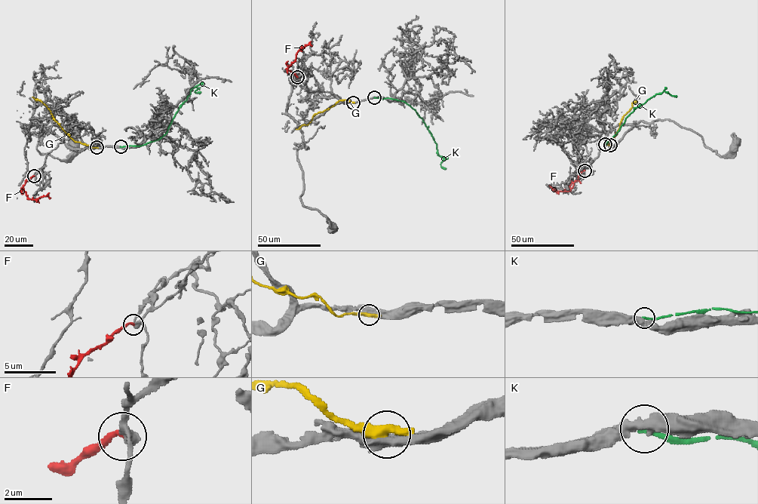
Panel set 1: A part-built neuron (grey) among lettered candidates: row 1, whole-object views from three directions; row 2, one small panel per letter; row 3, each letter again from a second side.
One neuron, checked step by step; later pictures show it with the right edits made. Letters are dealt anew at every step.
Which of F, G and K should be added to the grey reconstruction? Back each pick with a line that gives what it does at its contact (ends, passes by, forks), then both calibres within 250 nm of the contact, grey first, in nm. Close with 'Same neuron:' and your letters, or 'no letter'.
F: It ends there. Thickness 340 nm (grey) against 240 nm
Same neuron: F

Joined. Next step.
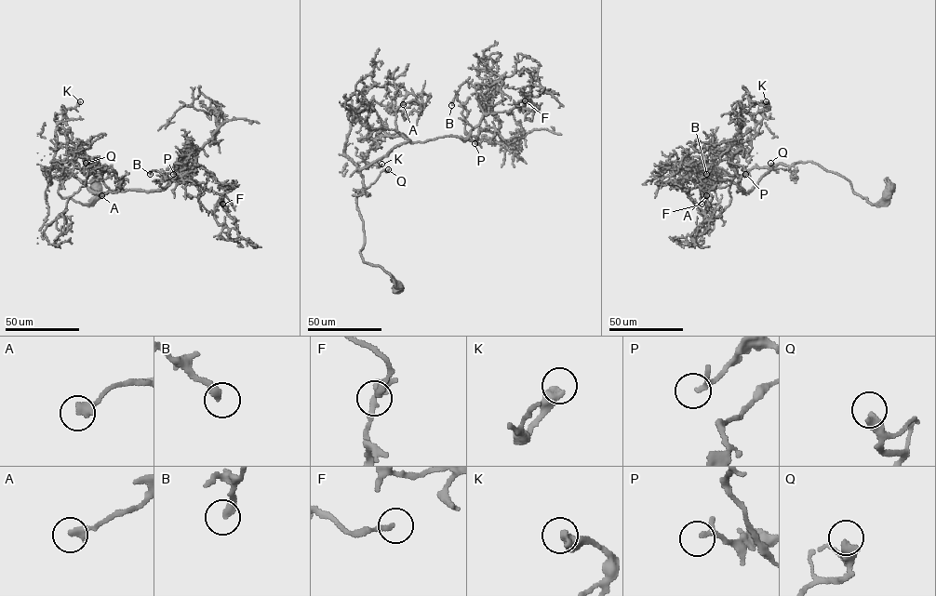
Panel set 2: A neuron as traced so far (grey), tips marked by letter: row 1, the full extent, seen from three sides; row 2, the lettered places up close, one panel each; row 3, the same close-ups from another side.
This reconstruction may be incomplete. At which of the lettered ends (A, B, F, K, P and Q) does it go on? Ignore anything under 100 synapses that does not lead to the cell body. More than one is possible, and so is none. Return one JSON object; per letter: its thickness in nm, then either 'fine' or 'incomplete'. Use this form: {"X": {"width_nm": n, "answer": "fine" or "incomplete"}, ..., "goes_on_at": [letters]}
{"A": {"width_nm": 360, "answer": "fine"}, "B": {"width_nm": 360, "answer": "fine"}, "F": {"width_nm": 200, "answer": "fine"}, "K": {"width_nm": 480, "answer": "fine"}, "P": {"width_nm": 150, "answer": "fine"}, "Q": {"width_nm": 440, "answer": "fine"}, "goes_on_at": []}

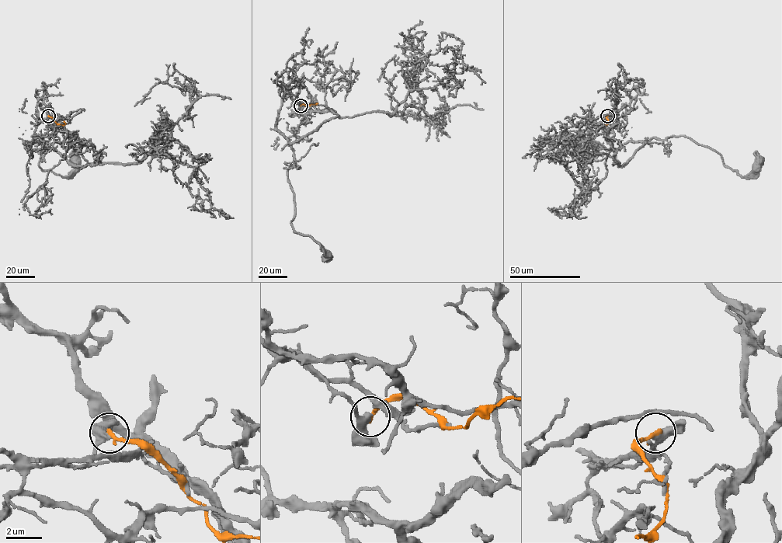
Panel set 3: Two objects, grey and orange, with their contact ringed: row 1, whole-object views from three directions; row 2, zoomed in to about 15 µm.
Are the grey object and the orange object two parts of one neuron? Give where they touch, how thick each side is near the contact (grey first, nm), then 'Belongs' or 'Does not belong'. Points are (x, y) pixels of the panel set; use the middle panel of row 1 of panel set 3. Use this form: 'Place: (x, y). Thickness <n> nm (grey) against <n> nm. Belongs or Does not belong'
Place: (300, 106). Thickness 340 nm (grey) against 240 nm. Does not belong

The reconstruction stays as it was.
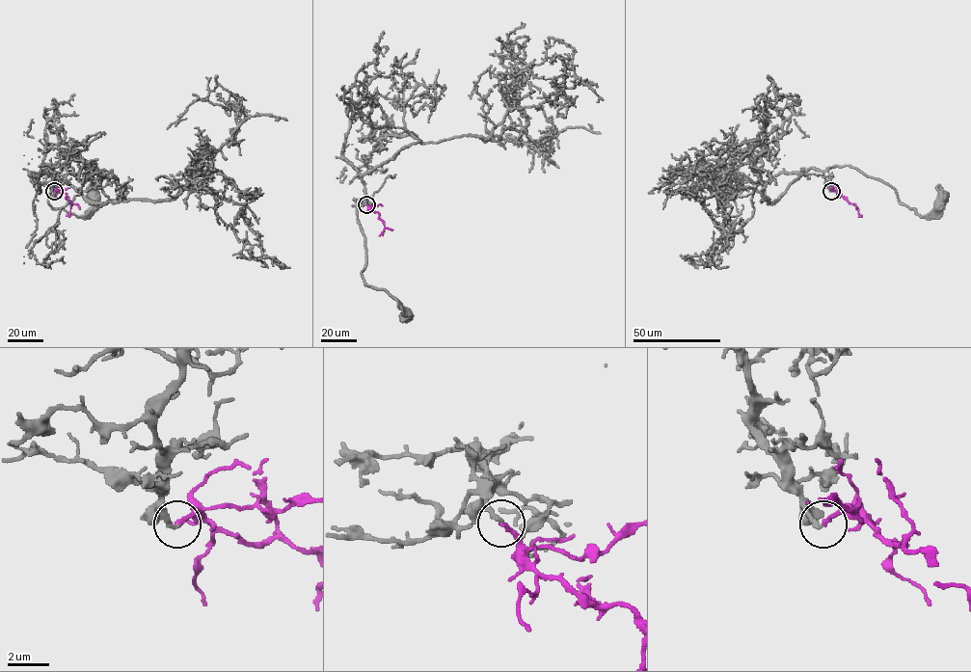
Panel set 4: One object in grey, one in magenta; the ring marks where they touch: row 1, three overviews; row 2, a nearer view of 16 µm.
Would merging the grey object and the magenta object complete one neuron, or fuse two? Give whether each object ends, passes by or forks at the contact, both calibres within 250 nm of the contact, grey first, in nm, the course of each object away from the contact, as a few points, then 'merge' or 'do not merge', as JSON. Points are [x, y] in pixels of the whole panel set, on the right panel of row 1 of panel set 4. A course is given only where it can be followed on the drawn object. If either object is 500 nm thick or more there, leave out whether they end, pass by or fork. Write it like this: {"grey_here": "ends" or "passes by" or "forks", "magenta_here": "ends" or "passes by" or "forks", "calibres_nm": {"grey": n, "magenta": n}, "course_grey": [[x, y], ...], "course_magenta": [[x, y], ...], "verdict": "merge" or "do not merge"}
{"grey_here": "ends", "magenta_here": "ends", "calibres_nm": {"grey": 200, "magenta": 200}, "course_grey": [[831, 191], [823, 172], [849, 166], [887, 183], [900, 201], [920, 216], [927, 216], [942, 195]], "course_magenta": [[831, 191], [838, 192], [855, 204], [861, 215]], "verdict": "merge"}

